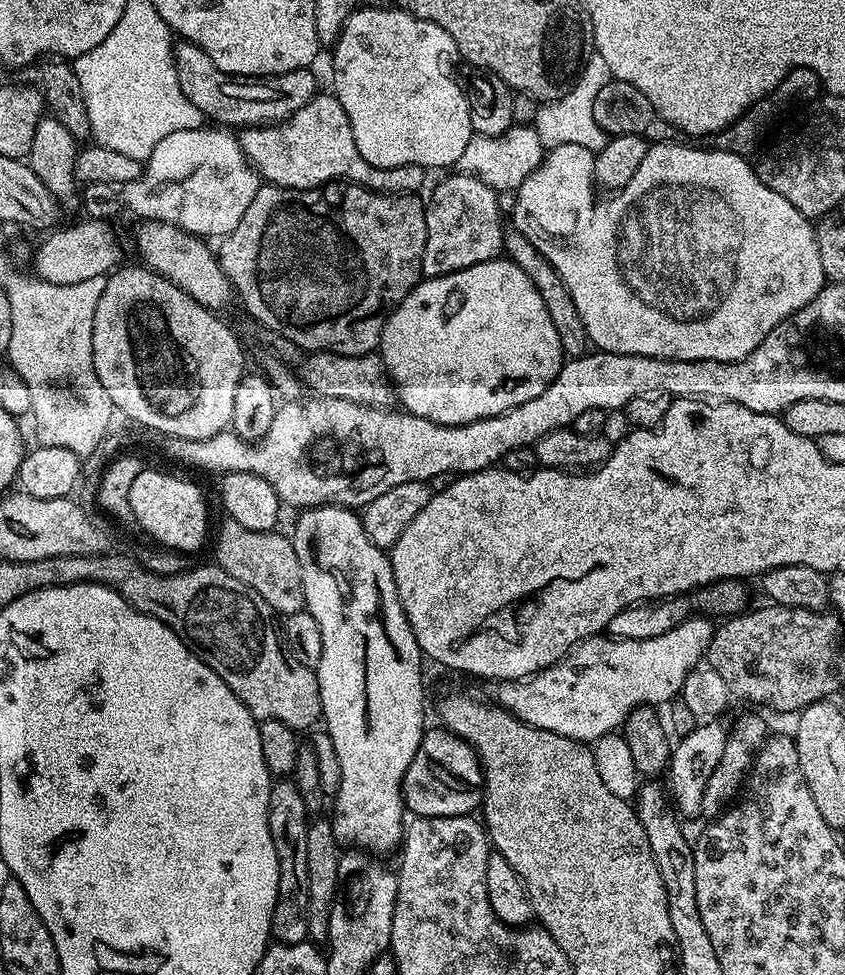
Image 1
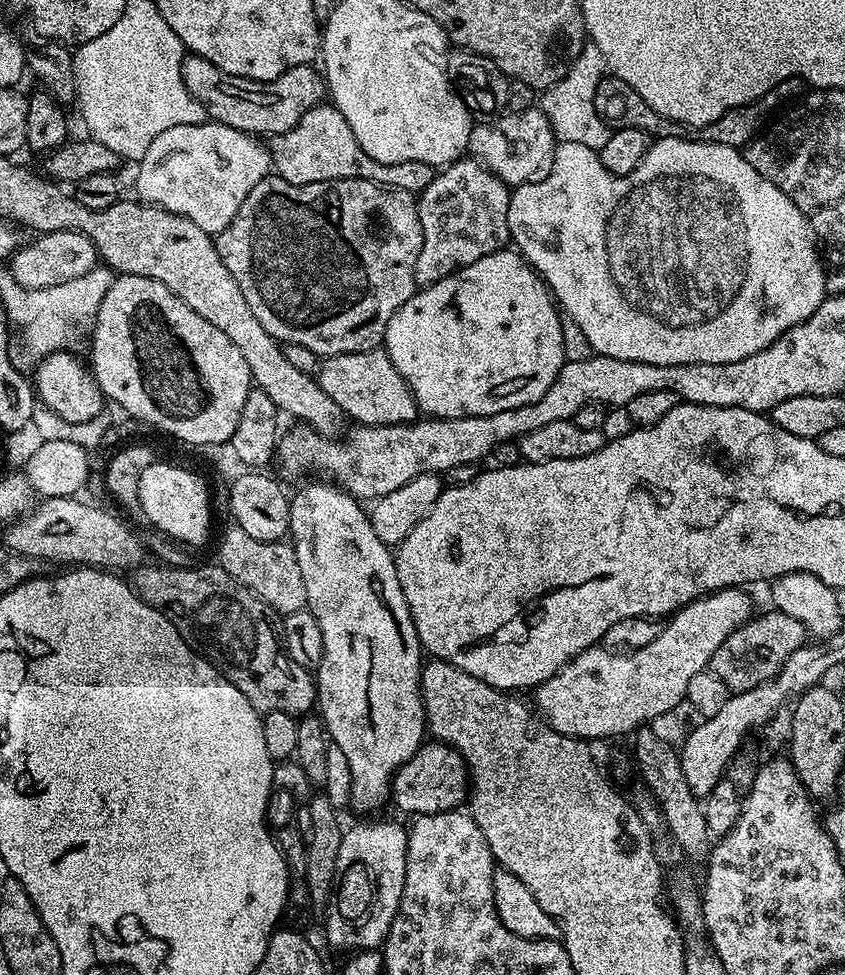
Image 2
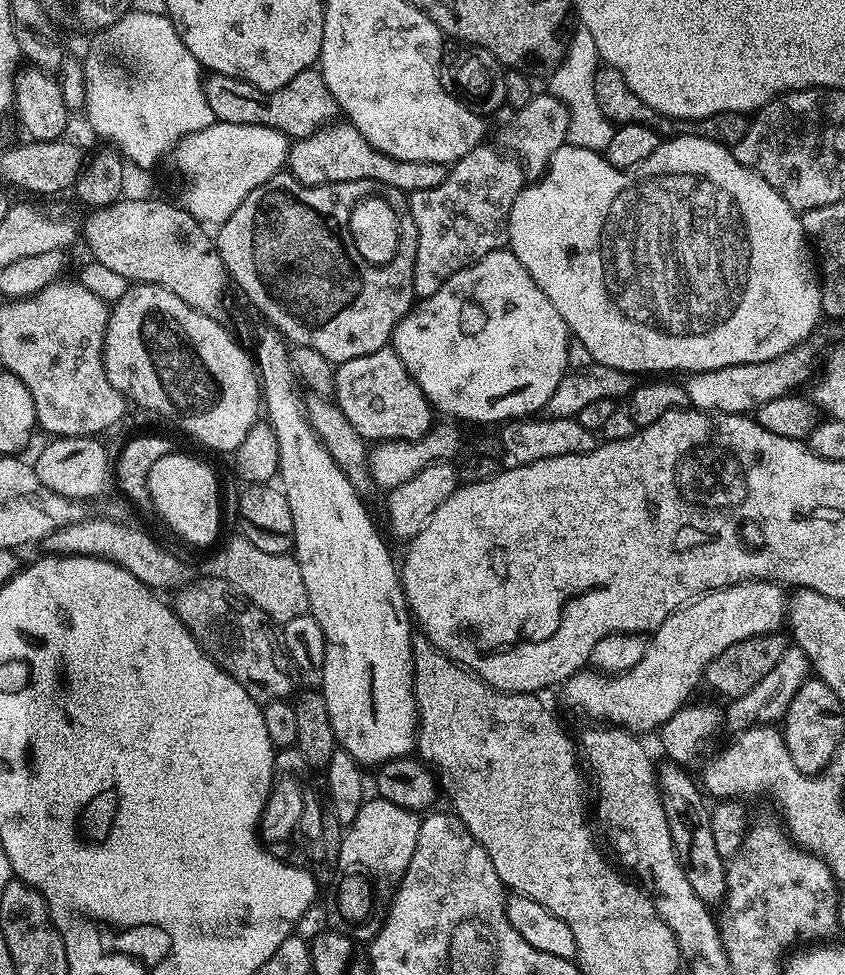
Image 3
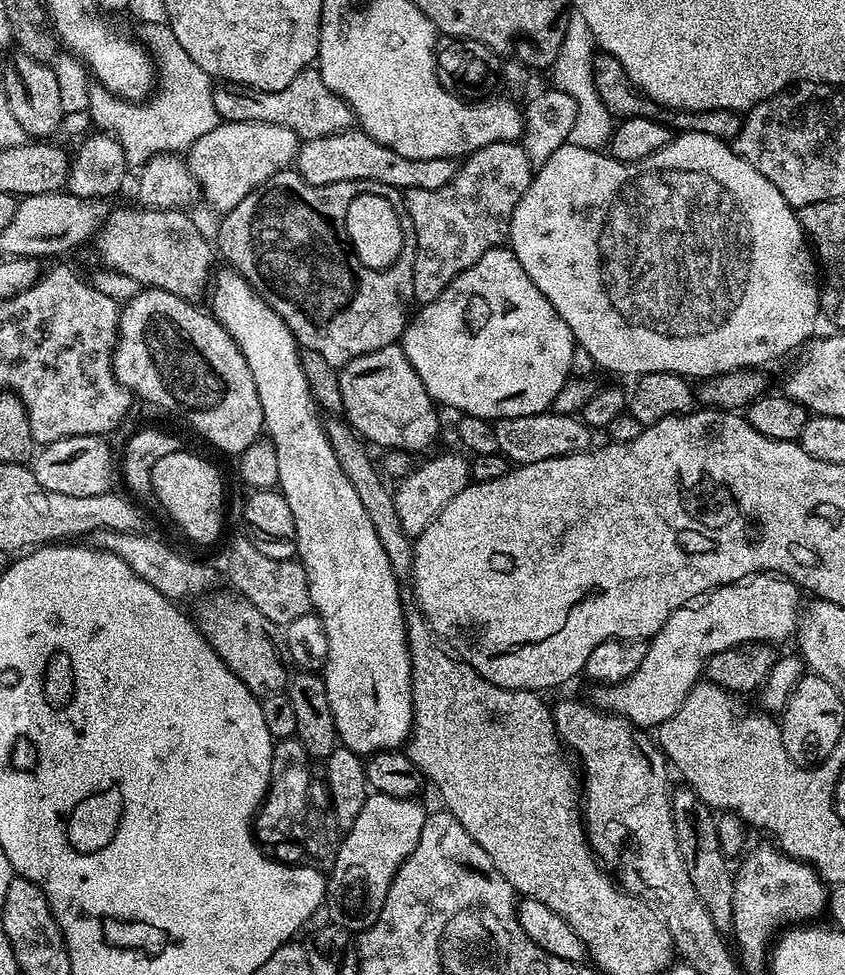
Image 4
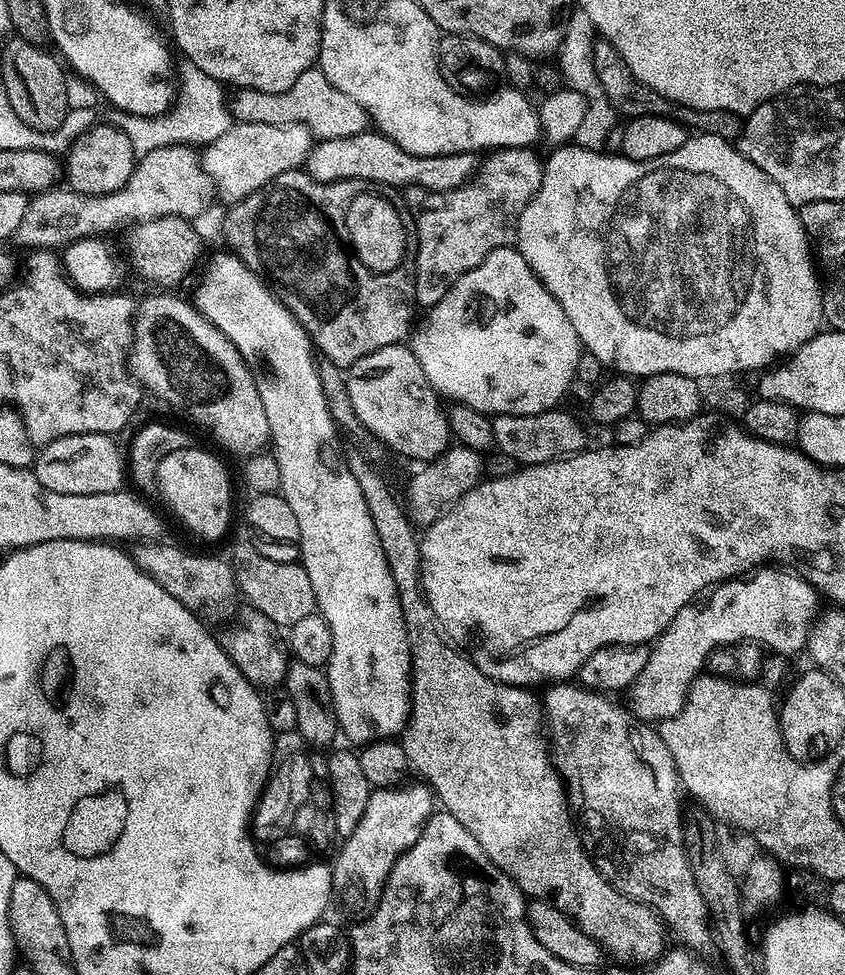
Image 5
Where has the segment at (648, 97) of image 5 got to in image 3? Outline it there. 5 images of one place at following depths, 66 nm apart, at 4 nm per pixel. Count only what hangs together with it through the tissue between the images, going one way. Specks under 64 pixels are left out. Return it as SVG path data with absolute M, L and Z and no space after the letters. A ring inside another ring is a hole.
M602 66L594 74L594 98L597 98L602 114L606 114L606 118L611 120L613 125L641 124L658 133L663 133L664 127L668 126L671 135L705 137L708 140L716 140L729 146L742 140L750 123L749 117L745 113L734 111L724 111L722 114L712 115L710 118L700 121L669 121L667 116L658 114L653 108L646 106L646 102L642 102L642 98L638 98L638 94L634 94L634 90L630 90L630 86L626 86L626 82L622 78L622 74L618 74L618 70L607 66Z

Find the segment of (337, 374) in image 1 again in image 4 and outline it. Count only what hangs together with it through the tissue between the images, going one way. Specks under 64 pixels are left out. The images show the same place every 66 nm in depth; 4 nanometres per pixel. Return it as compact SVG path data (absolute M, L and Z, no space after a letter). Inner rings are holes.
M399 343L382 346L382 350L374 350L370 354L362 354L354 358L339 369L338 375L344 402L343 415L369 445L381 444L384 450L399 450L415 454L415 452L426 451L435 442L436 435L440 432L437 405L426 390L426 386L422 386L422 378L418 378L418 370L410 366L410 358L406 358L404 349Z

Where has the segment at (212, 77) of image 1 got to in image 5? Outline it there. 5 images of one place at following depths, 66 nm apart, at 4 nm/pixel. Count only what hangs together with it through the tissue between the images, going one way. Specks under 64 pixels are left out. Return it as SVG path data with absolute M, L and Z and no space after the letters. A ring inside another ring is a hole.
M313 66L298 74L294 86L281 92L263 92L253 88L241 88L230 100L233 117L241 124L261 124L262 126L290 126L301 124L306 126L316 140L330 138L350 138L350 134L362 134L369 131L370 117L367 110L358 106L350 94L342 94L338 86L334 86Z

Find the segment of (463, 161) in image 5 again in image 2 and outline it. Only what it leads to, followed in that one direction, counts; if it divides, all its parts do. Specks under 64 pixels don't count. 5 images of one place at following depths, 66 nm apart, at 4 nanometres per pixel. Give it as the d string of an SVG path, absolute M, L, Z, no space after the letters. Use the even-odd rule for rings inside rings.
M321 102L317 108L312 108L304 114L302 122L298 122L298 126L294 126L294 130L286 130L286 134L271 137L270 151L275 175L291 184L309 184L323 180L335 182L357 176L363 180L373 180L376 184L384 185L385 188L397 188L398 190L419 194L426 190L426 186L430 186L430 182L437 174L437 169L426 162L410 162L407 160L397 164L383 164L374 158L370 158L370 154L366 154L366 150L362 150L362 146L358 146L358 138L354 138L354 130L350 130L346 118L342 118L342 114L337 108L328 102Z

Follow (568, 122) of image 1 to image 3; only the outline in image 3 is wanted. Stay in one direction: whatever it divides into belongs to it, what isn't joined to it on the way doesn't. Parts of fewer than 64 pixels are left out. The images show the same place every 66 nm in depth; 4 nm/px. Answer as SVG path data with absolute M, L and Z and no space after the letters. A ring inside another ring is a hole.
M583 26L577 27L577 32L571 33L568 40L568 49L564 52L562 62L547 77L546 92L554 98L561 101L568 111L569 126L567 143L585 148L586 150L594 150L603 153L606 146L610 146L610 138L614 131L614 125L611 120L606 118L606 114L602 114L601 108L598 106L597 98L594 98L594 74L602 67L602 48L594 42L590 30L586 30Z

